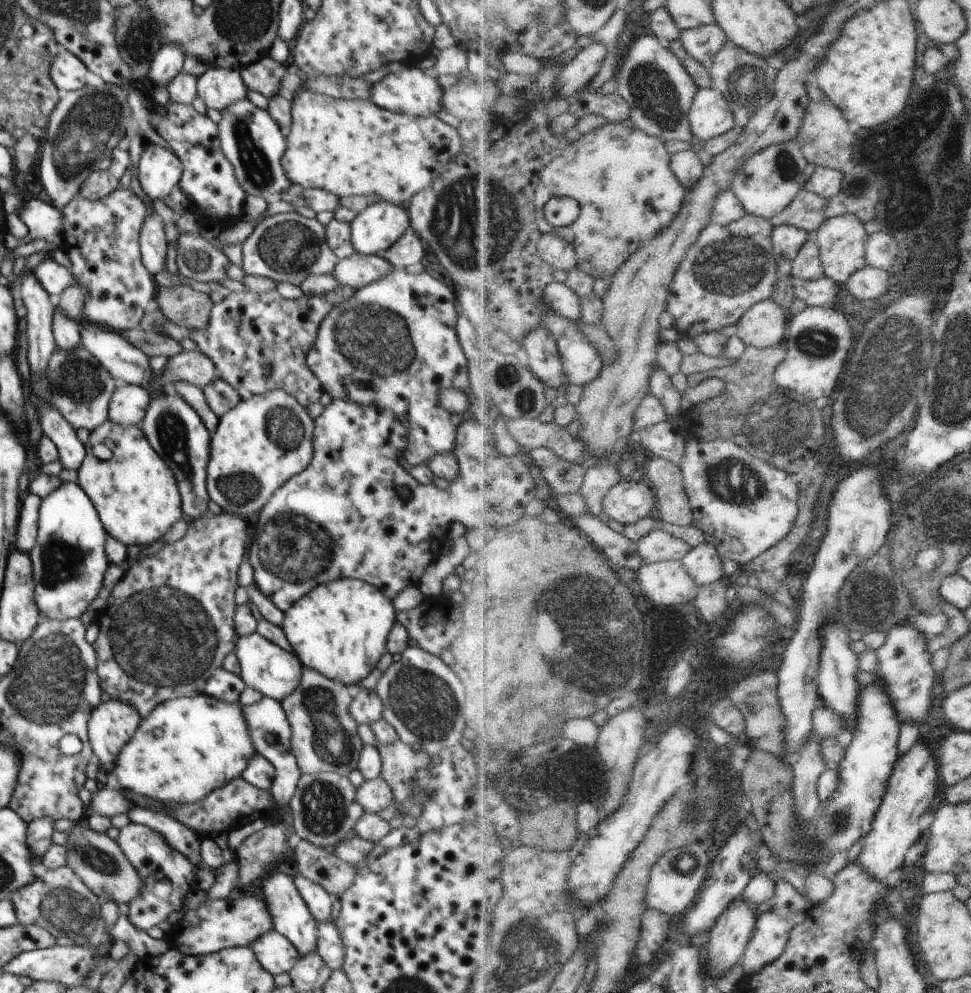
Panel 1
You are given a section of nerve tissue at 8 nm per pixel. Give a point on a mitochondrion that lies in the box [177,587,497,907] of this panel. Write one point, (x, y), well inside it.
(420, 701)

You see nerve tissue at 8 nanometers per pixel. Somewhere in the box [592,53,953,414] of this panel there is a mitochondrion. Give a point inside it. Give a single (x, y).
(734, 266)

